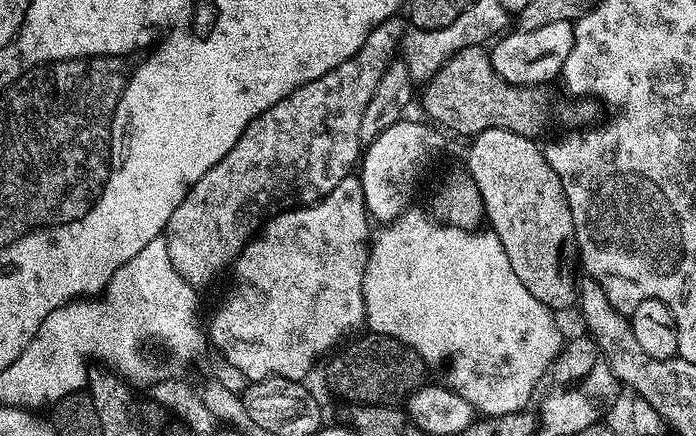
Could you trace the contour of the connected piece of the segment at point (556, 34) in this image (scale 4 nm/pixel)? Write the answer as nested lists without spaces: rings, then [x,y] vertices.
[[[563,20],[552,22],[550,26],[540,26],[538,30],[512,30],[501,35],[490,48],[494,72],[506,83],[517,86],[540,86],[538,84],[547,80],[555,81],[566,58],[570,58],[570,50],[574,46],[573,27],[573,21]]]

